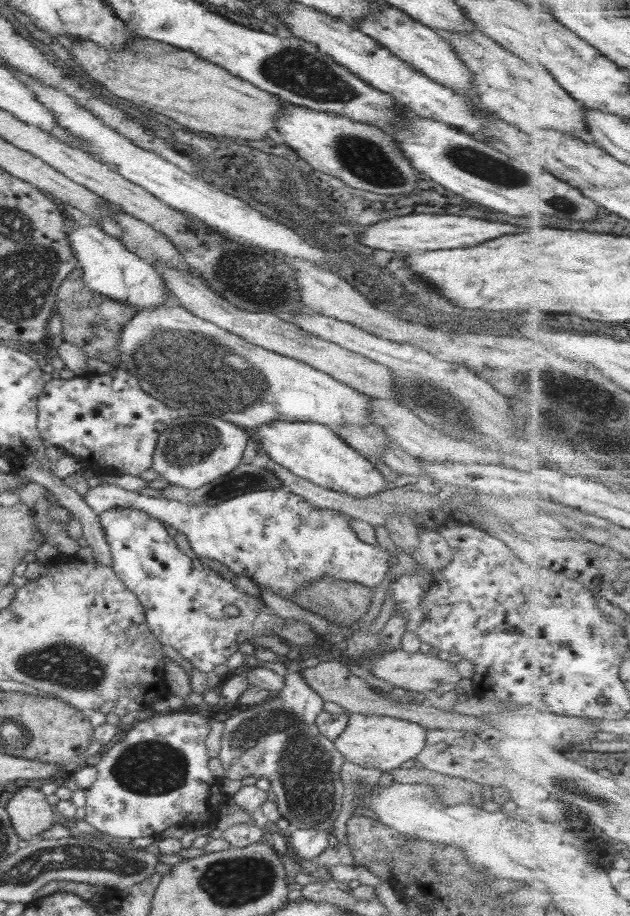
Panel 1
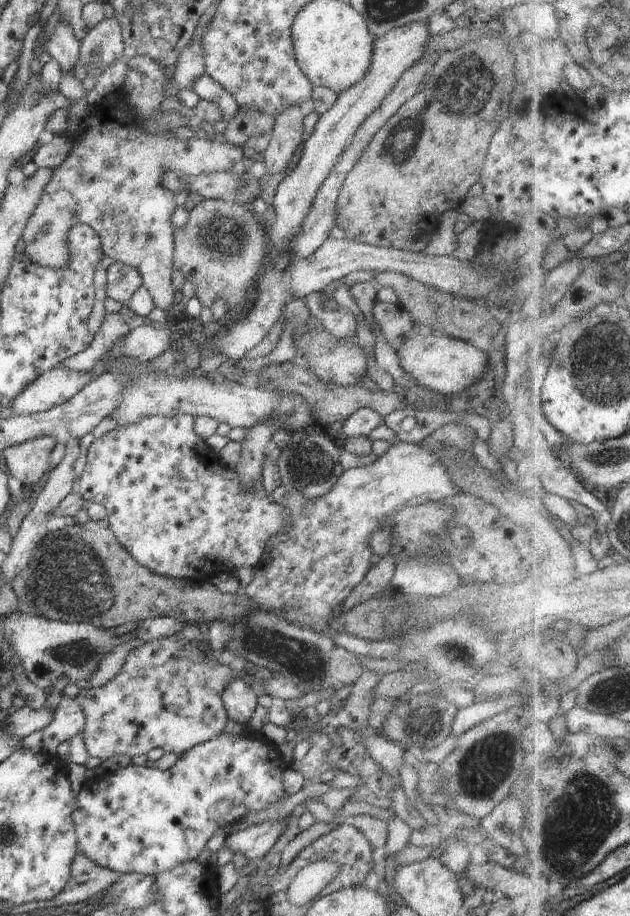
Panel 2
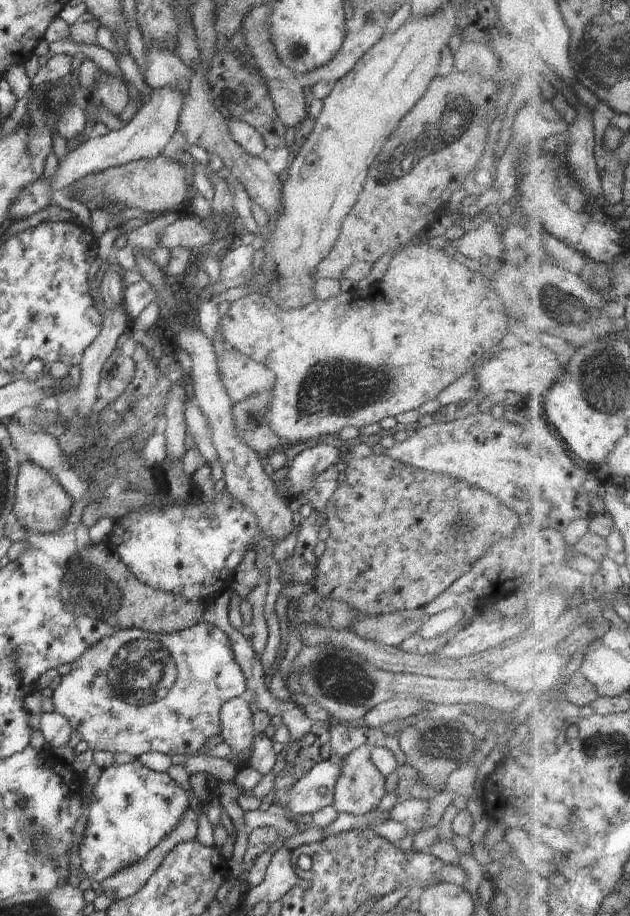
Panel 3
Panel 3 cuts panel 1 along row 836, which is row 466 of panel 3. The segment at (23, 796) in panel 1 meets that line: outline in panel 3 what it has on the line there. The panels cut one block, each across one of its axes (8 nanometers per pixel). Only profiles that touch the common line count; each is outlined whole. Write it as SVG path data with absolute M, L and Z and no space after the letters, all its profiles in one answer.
M21 460L16 472L15 500L13 514L18 518L24 531L36 530L40 534L52 534L66 525L66 518L70 516L70 508L74 506L71 498L62 489L58 480L44 468L34 462Z

